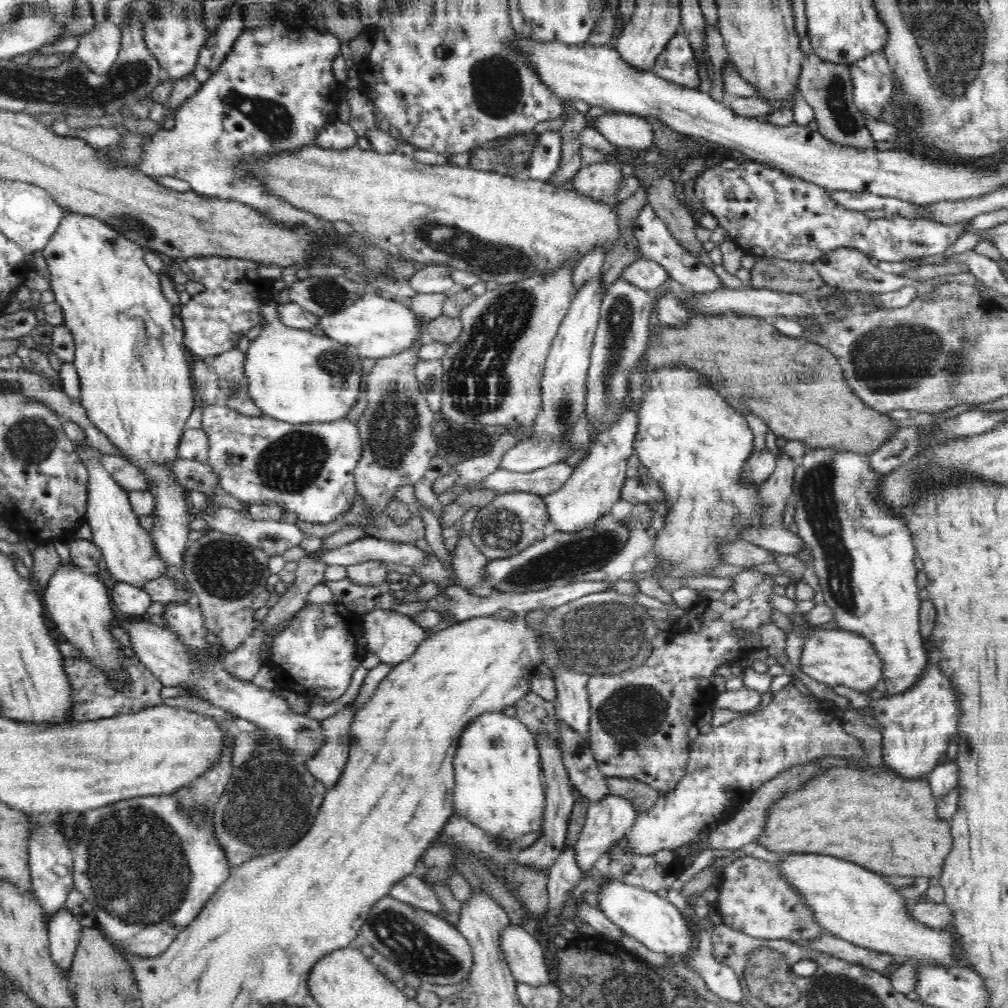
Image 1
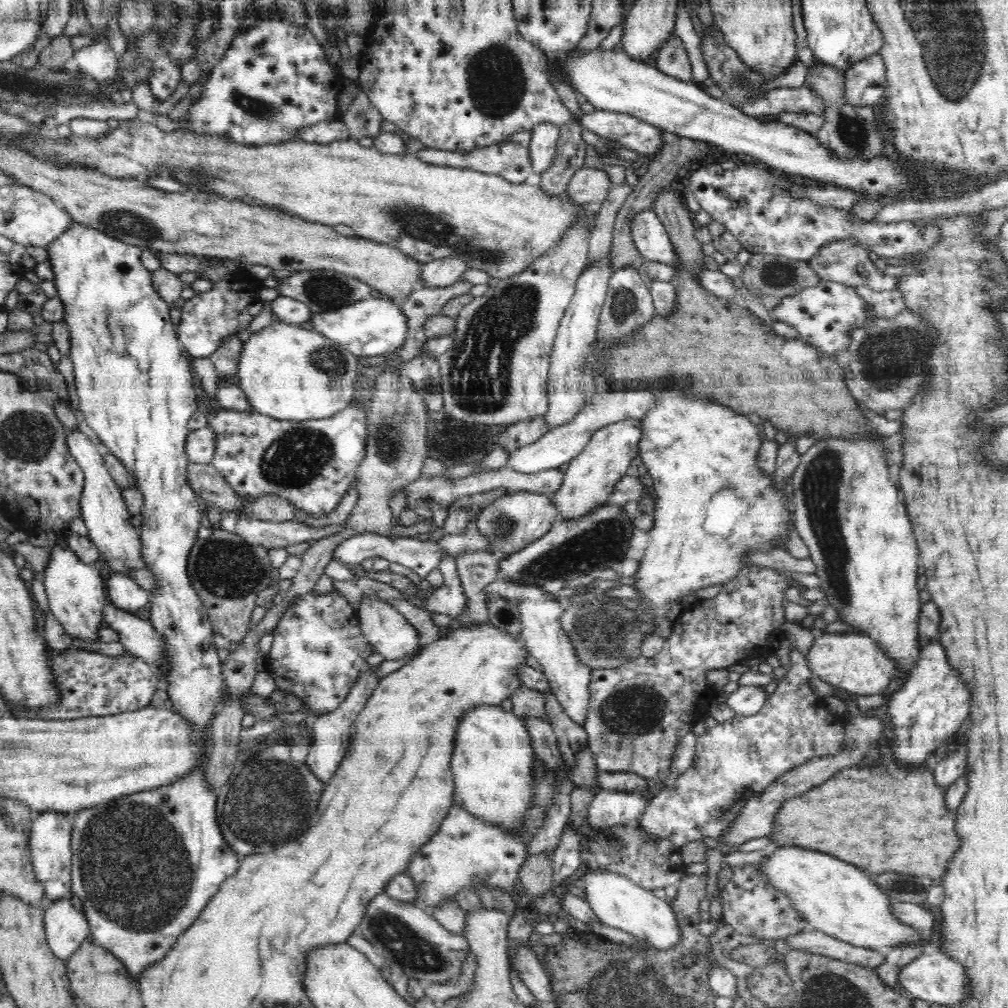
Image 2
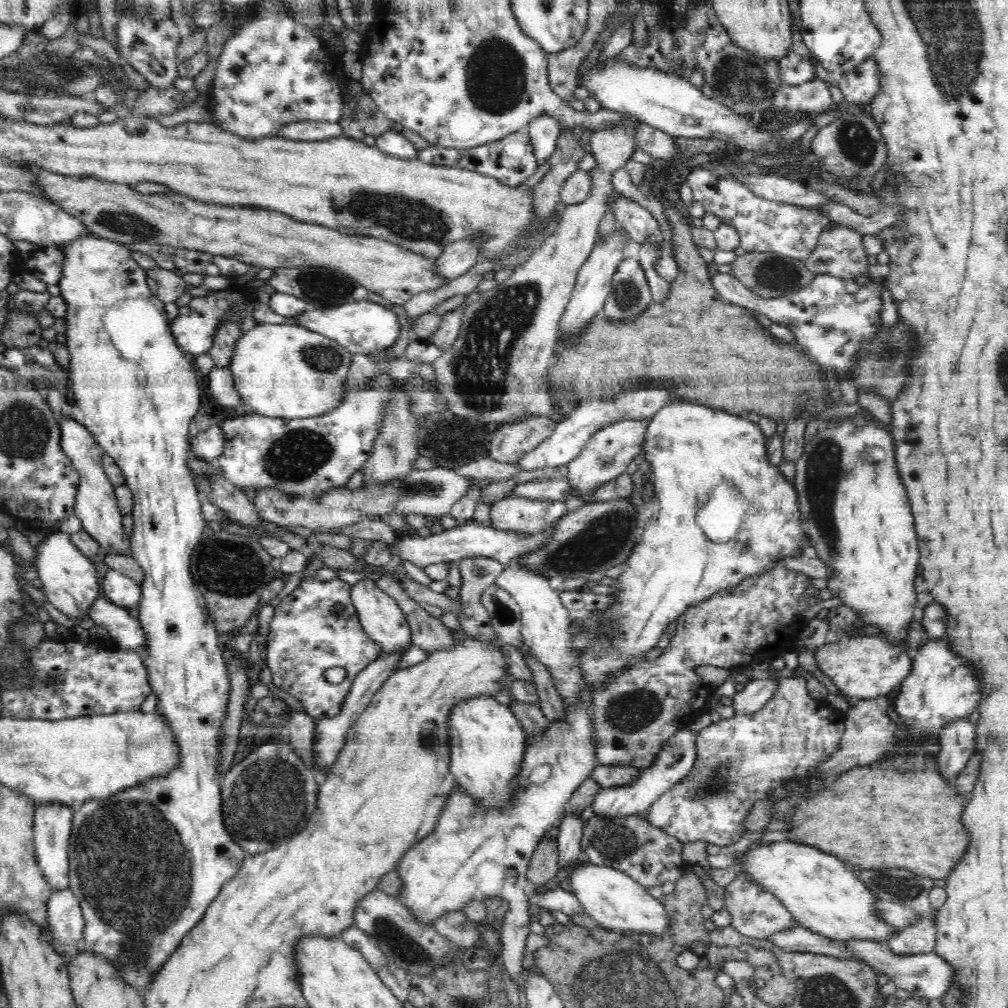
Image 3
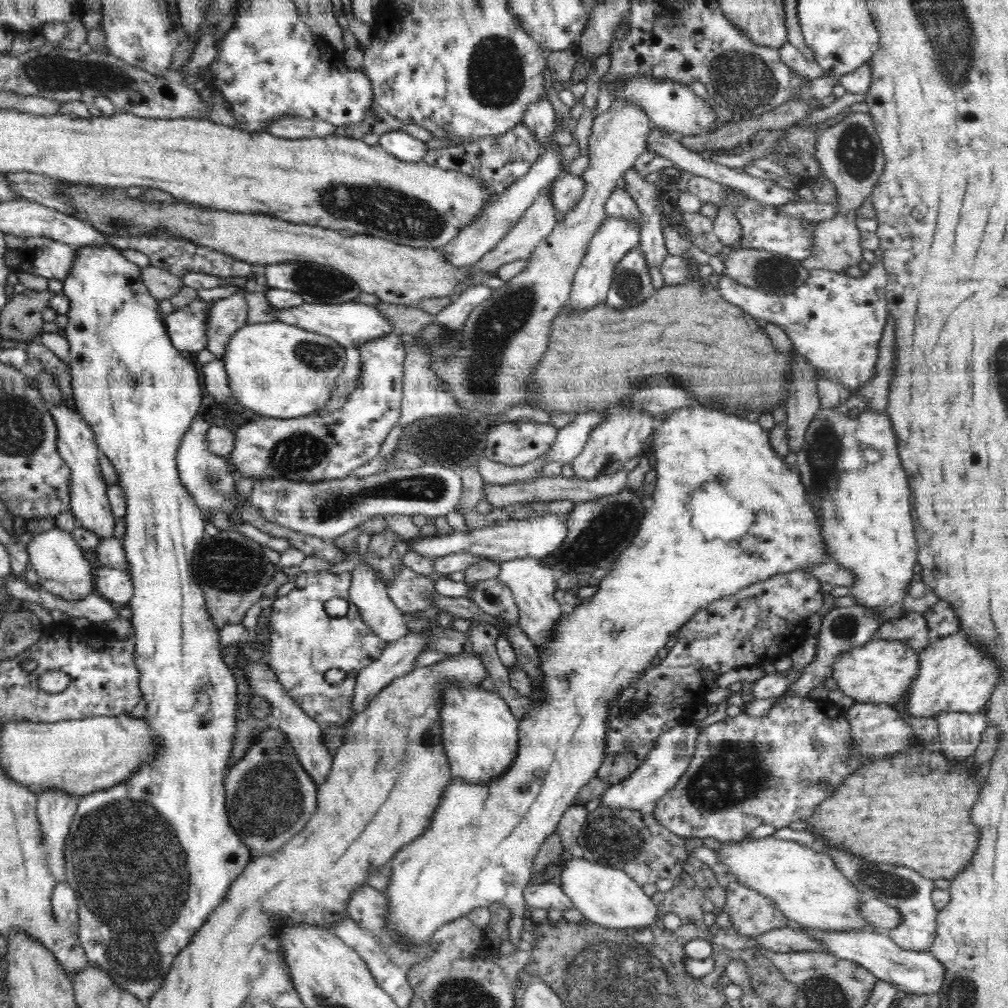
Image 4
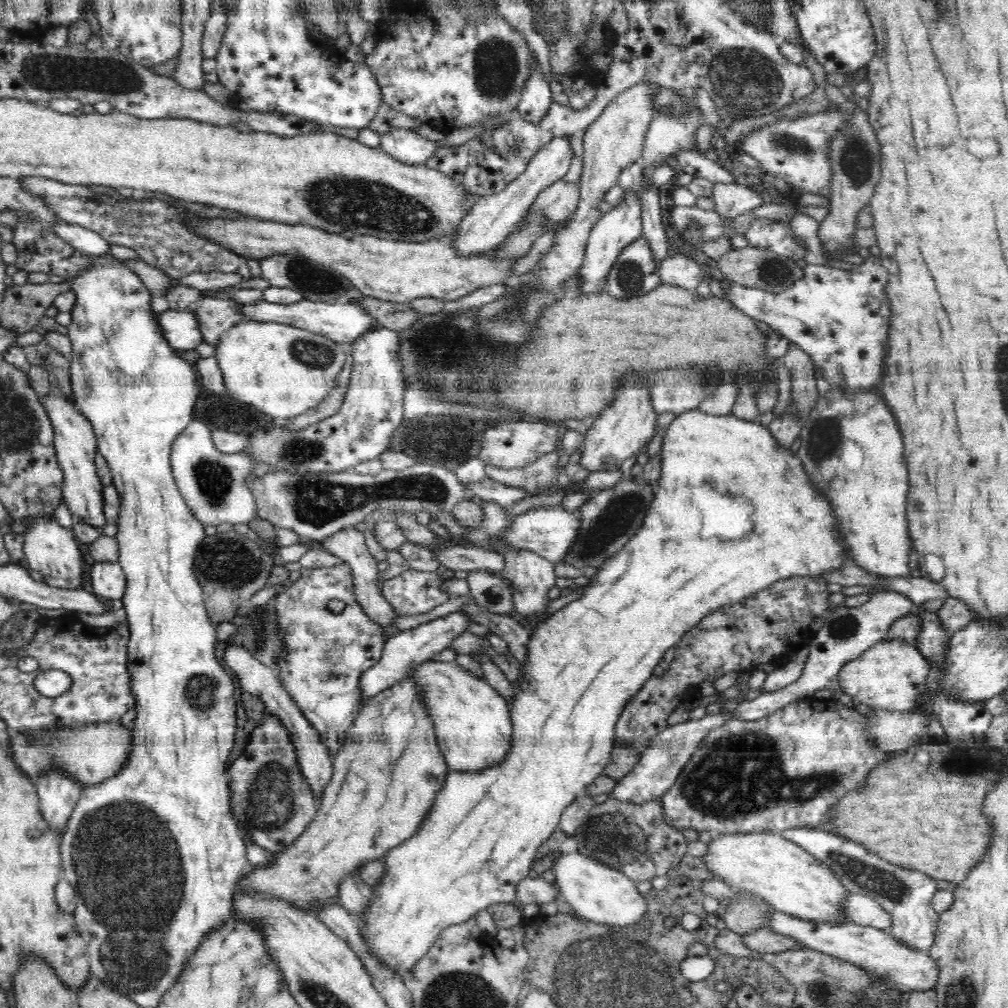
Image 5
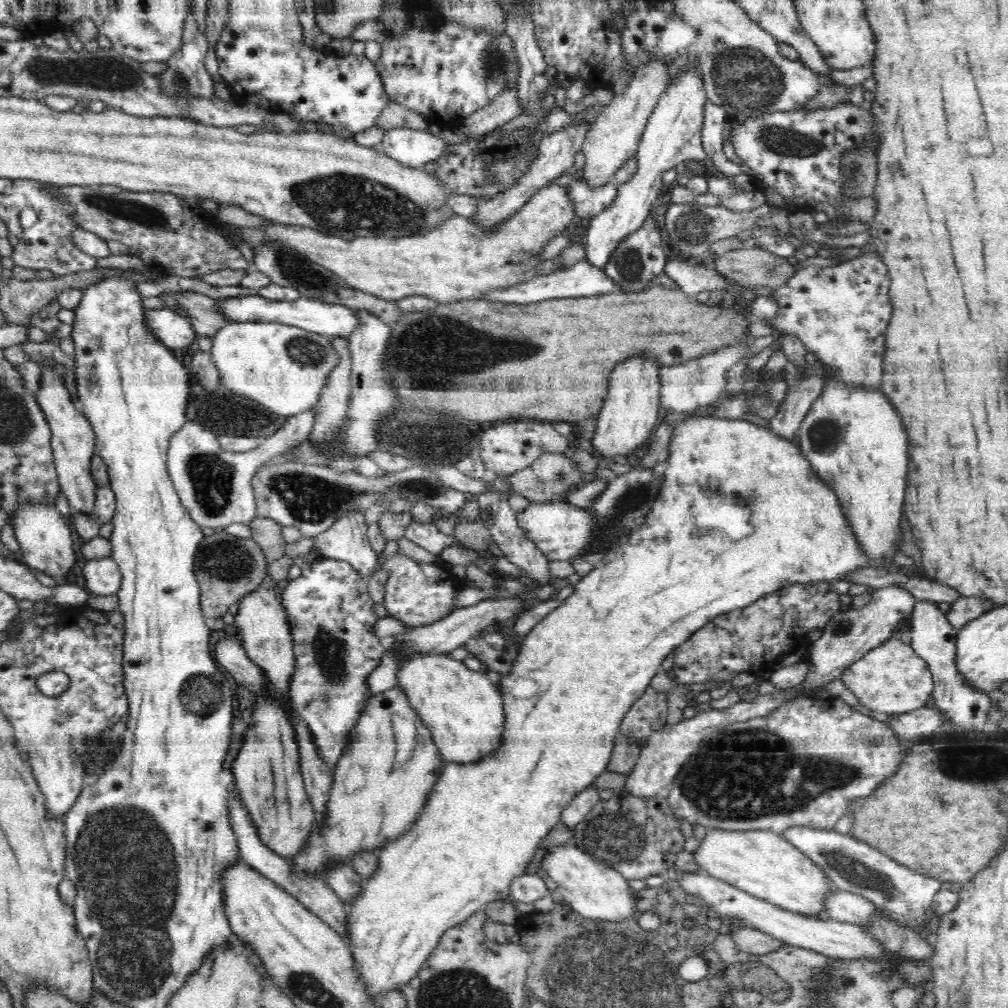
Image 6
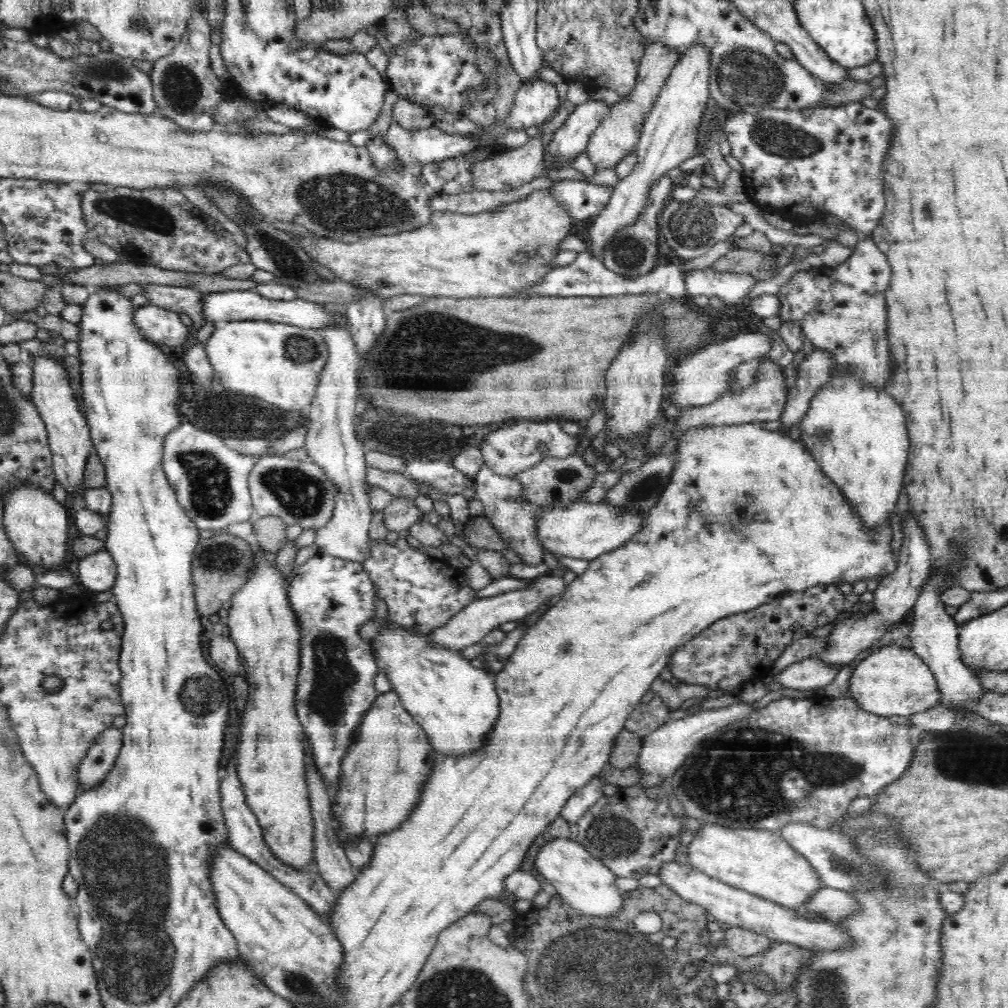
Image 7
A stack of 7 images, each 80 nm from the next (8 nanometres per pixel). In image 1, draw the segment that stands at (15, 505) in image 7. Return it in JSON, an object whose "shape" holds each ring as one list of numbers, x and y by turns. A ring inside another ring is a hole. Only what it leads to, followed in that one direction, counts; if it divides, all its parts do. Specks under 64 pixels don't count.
{"shape":[[73,562,60,563,41,593,43,605,54,620,56,628,60,628,61,636,70,640,78,654,95,666,108,679,108,683,120,685,122,691,128,689,131,678,125,666,127,659,118,652,120,646,108,632,112,628,112,618,116,611,104,583,94,573,88,573]]}

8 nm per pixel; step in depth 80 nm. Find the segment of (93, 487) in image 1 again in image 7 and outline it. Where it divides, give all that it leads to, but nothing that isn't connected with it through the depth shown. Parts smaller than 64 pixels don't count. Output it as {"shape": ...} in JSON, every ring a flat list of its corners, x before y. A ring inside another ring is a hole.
{"shape":[[31,356,30,363,33,370,33,387,30,398,33,405,45,422,47,440,50,443,50,451,53,456,53,471,61,485,68,494,80,494,83,497,86,487,84,483,85,464,89,460,90,449,93,442,89,424,84,417,84,410,80,406,80,400,74,396,72,382,64,369,61,361,50,357]]}

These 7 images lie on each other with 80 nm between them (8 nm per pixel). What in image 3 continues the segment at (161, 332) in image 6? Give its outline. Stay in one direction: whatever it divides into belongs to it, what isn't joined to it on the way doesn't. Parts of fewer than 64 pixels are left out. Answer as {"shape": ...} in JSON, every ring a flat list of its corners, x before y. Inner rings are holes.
{"shape":[[228,288,224,292,212,292,208,298,193,298,191,302,180,309,176,318,171,320,174,338,183,352,194,356,208,353,213,346,214,336,218,334,218,322,230,304,240,300,238,288]]}

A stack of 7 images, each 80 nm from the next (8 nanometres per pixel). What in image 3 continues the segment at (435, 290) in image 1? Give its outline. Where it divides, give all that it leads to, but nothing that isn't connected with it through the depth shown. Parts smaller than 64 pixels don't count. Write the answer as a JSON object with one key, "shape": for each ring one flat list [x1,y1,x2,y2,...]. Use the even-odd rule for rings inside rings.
{"shape":[[463,241,450,245,440,257,434,259,434,273,442,275,444,279,453,279,468,272,479,262,479,247,476,241]]}

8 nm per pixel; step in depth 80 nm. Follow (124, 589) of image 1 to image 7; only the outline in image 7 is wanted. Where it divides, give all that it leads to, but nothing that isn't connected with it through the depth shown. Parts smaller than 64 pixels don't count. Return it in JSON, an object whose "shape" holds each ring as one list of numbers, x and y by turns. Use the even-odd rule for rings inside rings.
{"shape":[[108,549,83,556,77,569,81,584,89,591,104,592,116,584,116,561,110,556]]}

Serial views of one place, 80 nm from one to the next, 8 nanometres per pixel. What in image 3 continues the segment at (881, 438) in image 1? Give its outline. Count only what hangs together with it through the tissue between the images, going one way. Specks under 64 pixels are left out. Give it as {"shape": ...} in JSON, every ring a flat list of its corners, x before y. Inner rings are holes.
{"shape":[[676,207,664,208,664,214,673,230,671,253,678,265,678,276,670,283,668,296,664,298,664,302,653,302,638,318,624,324,607,322,602,314,596,316,588,332,580,336,580,342,572,344,570,348,561,348,558,336,554,351,556,363,549,366,548,370,552,402,562,393,574,395,578,404,594,396,612,398,620,392,636,389,638,380,652,380,658,382,658,388,668,389,672,396,706,406,721,407,722,410,729,410,730,414,746,415,755,412,762,417,790,422,796,420,794,416,798,414,798,406,802,402,806,402,806,406,810,408,810,416,818,414,818,410,828,408,824,404,824,388,830,382,826,370,822,374,820,364,812,357,806,358,796,344,790,346,781,339,776,339,769,333,769,327,756,322,756,317,748,309,744,310,742,316,732,317,730,308,736,306,724,304,725,301,711,288,710,275,693,241,693,227,689,219,684,219]]}

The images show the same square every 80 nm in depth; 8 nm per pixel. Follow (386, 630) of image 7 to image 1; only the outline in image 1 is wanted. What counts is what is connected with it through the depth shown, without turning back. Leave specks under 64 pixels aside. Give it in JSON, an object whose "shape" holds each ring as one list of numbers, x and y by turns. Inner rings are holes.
{"shape":[[485,714,461,733,459,748,453,762,455,786,451,796,455,812,463,820,470,821,486,836,497,840,498,848,507,852,522,852,536,844,544,836,544,814,546,814,546,794,543,782,541,753,533,732,515,717,506,714]]}

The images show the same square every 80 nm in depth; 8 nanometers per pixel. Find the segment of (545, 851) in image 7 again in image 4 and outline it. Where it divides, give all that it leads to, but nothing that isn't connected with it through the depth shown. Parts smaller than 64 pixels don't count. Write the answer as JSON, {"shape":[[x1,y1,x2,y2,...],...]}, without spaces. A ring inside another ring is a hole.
{"shape":[[573,856,564,864,559,878,573,908,578,908,589,922,606,928,642,929,652,928,658,920,657,905,642,891,642,885,616,867]]}

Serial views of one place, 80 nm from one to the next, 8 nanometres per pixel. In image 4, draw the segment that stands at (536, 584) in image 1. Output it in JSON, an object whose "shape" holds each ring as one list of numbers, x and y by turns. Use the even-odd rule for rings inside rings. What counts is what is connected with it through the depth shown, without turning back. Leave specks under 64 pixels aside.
{"shape":[[624,489,596,500,578,503,566,515,568,536,555,554,542,558,542,563,574,576,582,572,592,573,597,568,610,570,613,562,625,551,640,528,646,510,642,504,641,490]]}

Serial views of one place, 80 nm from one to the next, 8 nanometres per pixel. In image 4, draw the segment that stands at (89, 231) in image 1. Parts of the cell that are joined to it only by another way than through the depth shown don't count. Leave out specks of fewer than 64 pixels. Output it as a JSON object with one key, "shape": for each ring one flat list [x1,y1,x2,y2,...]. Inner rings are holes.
{"shape":[[106,243,102,247,78,249,68,275,63,280,62,293,71,301,70,311,67,315,69,322,61,332,66,336,70,345,70,354,66,362,70,367,75,409,86,421,86,424,90,425,100,453,107,456,114,465,118,473,117,485,125,494,126,530,120,541,126,553,127,573,133,582,133,598,126,606,132,610,131,622,134,629,132,645,136,649,134,667,138,667,141,680,139,686,141,687,142,698,146,702,144,719,151,732,151,737,157,744,157,753,149,760,149,764,140,765,137,768,138,772,134,772,130,776,130,780,78,798,77,811,65,842,64,859,67,878,65,881,74,889,77,894,77,902,80,904,80,912,78,913,80,923,77,930,81,945,89,958,89,963,108,971,109,977,122,990,129,991,136,998,147,1002,154,996,154,992,162,986,162,980,166,978,167,971,174,964,174,958,178,956,179,951,190,944,190,938,194,938,198,928,210,919,211,911,222,902,226,892,230,890,230,884,234,882,235,878,238,878,239,874,242,874,246,864,252,858,250,850,230,826,226,812,226,793,224,792,225,774,236,732,235,715,238,709,236,682,231,670,228,670,228,666,224,664,224,660,220,656,219,628,212,624,213,620,205,605,205,595,192,573,193,552,206,536,204,526,207,522,203,517,201,507,197,505,196,498,189,493,189,490,185,489,184,483,181,482,180,471,177,469,176,458,177,452,182,446,182,437,188,432,190,422,194,422,194,416,196,416,200,402,202,402,202,382,198,382,198,366,194,365,194,361,190,361,193,358,190,356,188,358,187,352,175,348,174,343,170,340,170,334,166,330,166,314,160,310,158,298,153,298,149,294,148,287,143,283,140,266,125,258,116,247]]}

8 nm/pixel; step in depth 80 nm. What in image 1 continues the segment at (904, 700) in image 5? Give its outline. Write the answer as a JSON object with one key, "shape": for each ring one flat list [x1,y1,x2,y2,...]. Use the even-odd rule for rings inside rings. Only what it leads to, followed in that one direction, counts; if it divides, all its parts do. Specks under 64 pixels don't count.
{"shape":[[820,623,816,624,803,643,799,667,818,683,830,687,842,685,865,693,874,690,878,682,884,678,883,662,875,653,870,641,862,635,840,628,820,629]]}

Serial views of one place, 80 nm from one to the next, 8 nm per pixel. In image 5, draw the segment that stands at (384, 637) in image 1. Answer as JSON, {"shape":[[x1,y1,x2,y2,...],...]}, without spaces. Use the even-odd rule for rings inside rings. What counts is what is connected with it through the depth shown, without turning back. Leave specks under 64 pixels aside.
{"shape":[[354,525,342,532,338,532,338,534,334,534,328,540,319,541,319,543,325,548,326,552,342,558,345,563,350,565,354,577,354,598,358,601,358,604,362,605,364,613,382,629,384,637,389,639,398,634,400,631,391,626,398,614,395,613,394,607,389,602,386,602,381,590,382,583,378,578,378,561,372,557,370,549,366,545,365,534]]}

